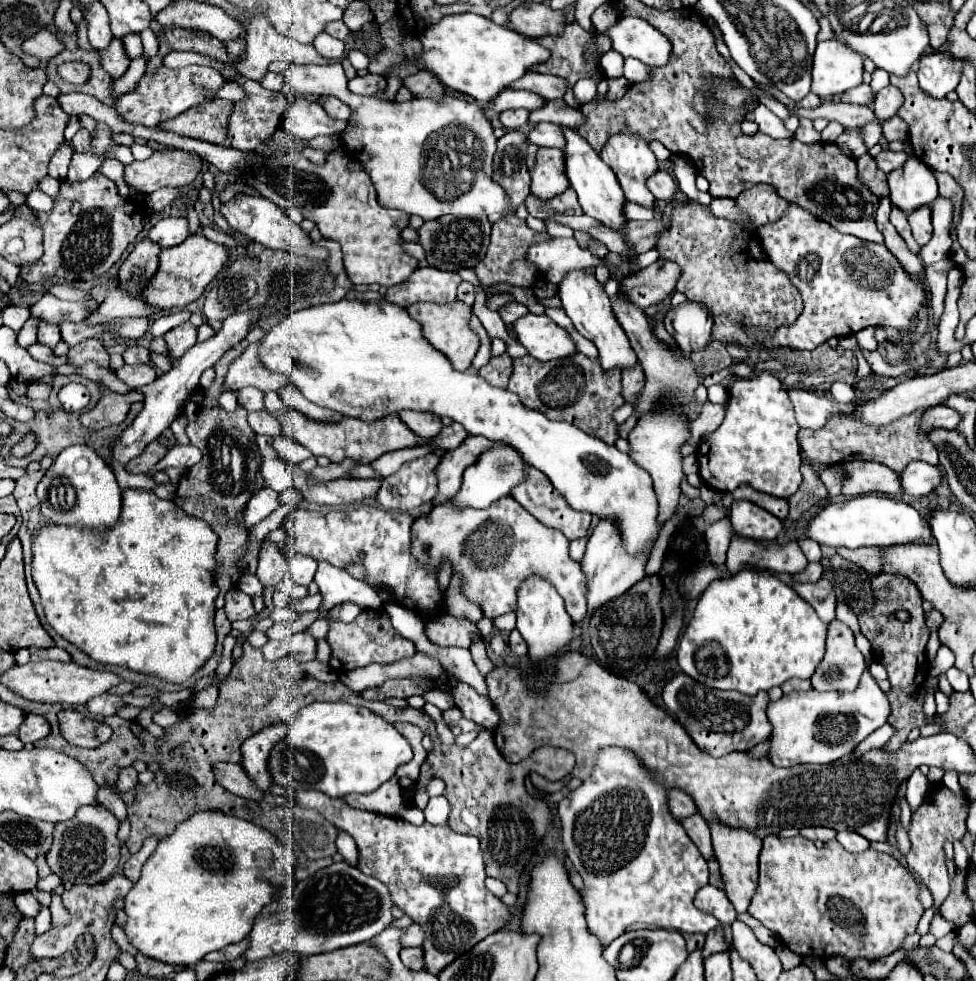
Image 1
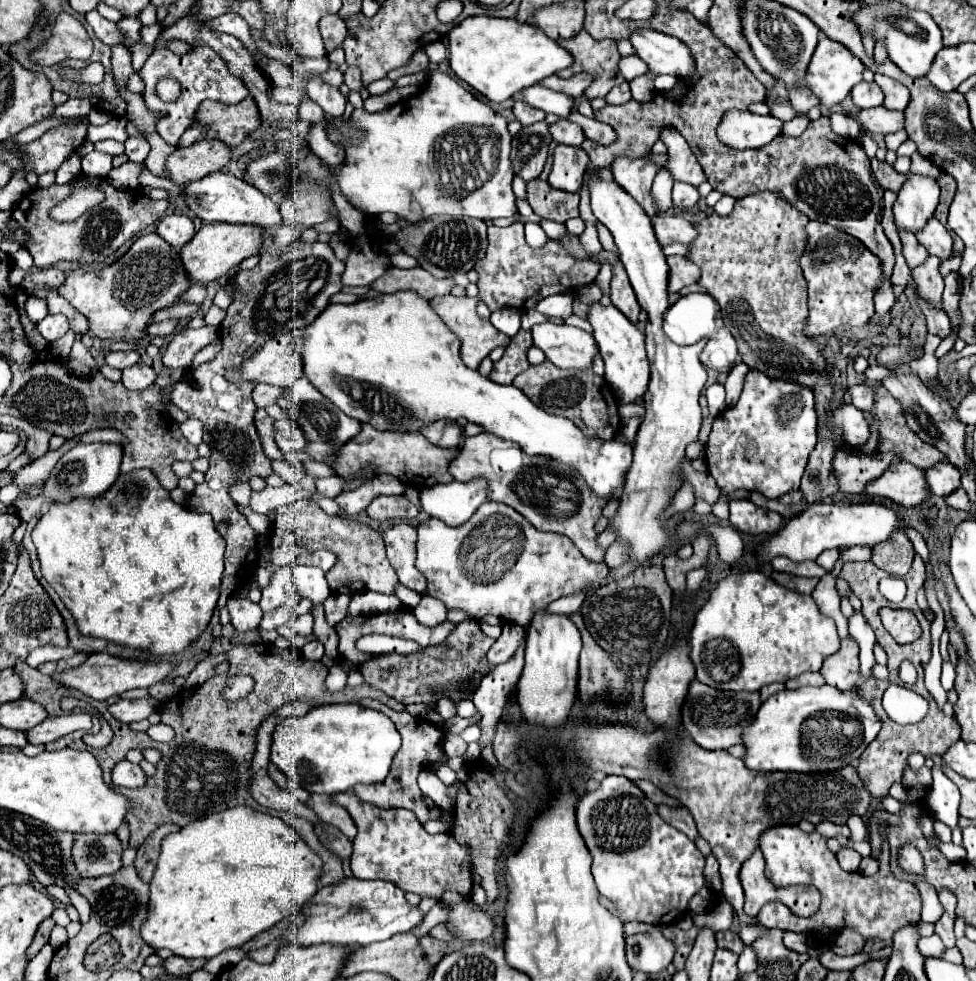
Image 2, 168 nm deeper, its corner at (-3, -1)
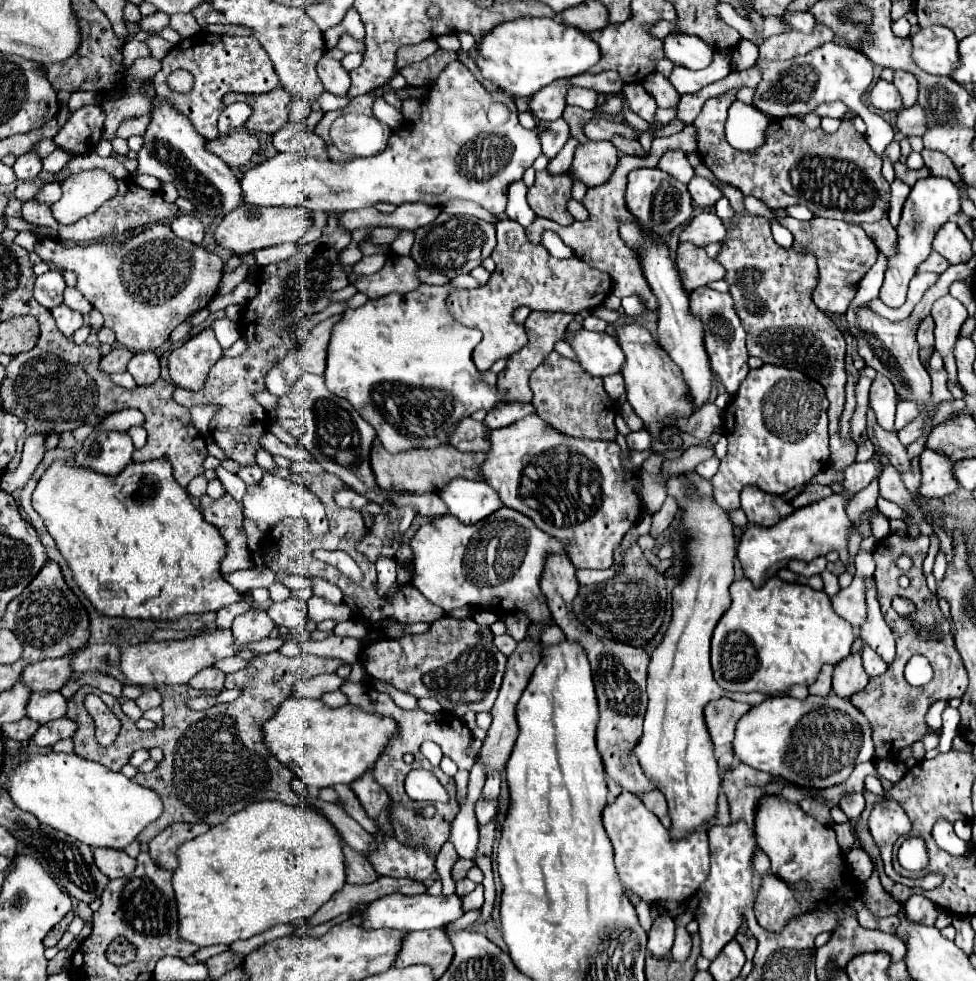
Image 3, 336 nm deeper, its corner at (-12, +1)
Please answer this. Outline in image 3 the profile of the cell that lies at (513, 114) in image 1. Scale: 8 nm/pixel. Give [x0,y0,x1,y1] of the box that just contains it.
[529,79,571,121]

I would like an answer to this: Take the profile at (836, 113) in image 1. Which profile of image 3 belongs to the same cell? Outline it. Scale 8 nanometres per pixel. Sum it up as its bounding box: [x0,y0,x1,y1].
[897,105,927,137]

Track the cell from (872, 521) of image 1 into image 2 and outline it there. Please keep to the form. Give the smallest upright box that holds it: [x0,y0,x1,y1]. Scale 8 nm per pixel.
[758,503,900,561]

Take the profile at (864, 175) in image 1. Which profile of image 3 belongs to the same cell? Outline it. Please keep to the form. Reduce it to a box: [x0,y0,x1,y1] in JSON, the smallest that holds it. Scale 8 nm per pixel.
[893,163,931,187]

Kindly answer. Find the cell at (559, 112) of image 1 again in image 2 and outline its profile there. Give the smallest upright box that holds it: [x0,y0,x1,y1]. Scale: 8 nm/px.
[568,109,616,145]

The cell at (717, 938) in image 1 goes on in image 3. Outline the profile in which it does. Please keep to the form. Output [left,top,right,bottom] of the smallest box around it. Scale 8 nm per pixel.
[735,933,757,959]

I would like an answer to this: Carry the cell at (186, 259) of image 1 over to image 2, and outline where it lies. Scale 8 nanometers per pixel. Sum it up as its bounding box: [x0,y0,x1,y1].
[180,223,264,285]

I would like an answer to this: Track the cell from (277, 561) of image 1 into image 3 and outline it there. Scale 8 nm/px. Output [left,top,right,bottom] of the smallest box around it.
[267,599,309,629]

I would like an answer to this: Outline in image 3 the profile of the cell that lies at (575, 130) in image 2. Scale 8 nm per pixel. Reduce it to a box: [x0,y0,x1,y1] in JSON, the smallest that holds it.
[583,117,637,141]

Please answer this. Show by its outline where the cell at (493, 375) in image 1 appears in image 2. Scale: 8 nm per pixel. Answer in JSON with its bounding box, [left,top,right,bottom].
[490,329,532,385]

